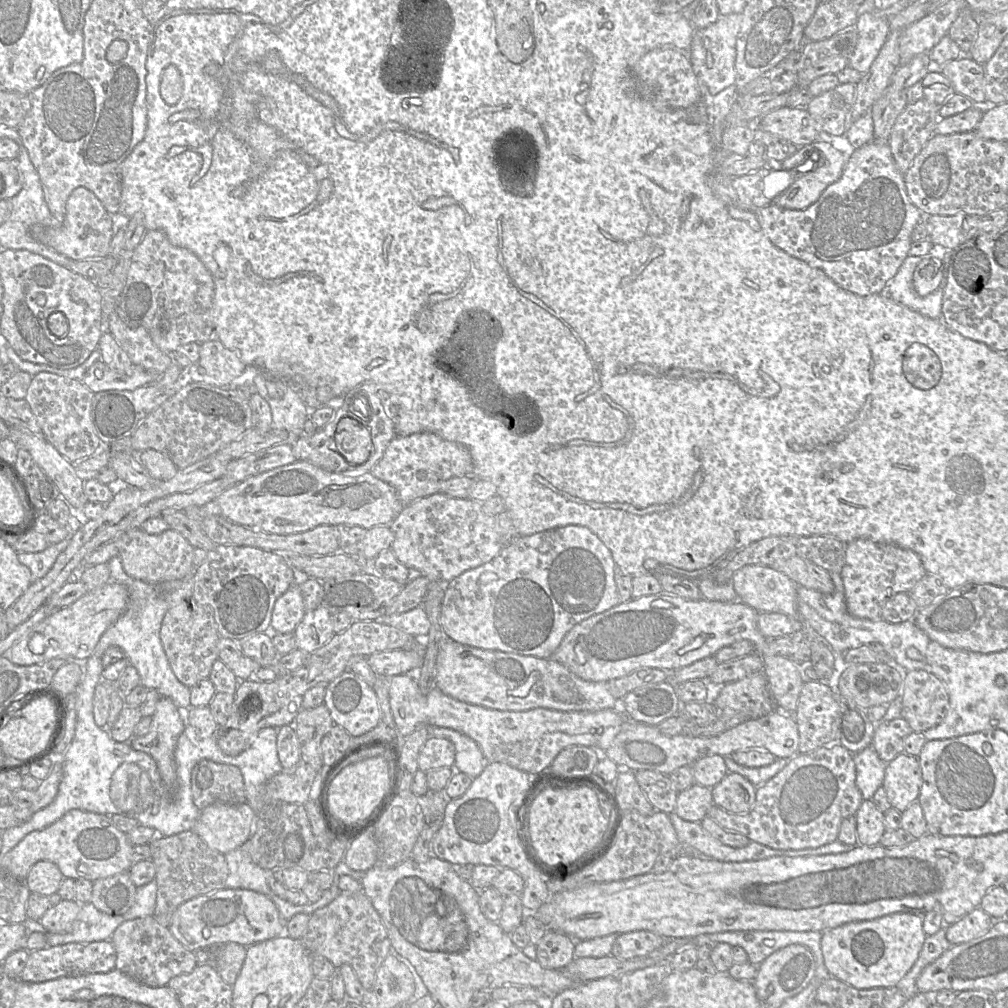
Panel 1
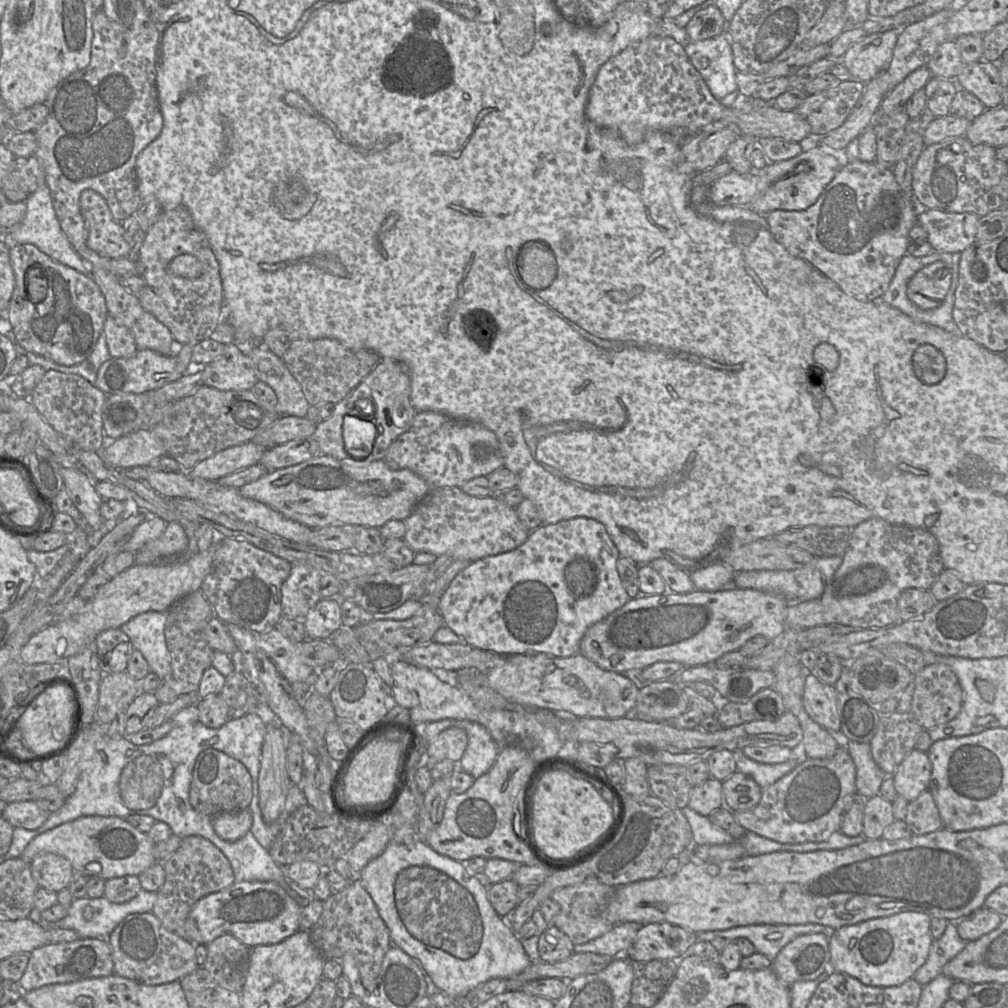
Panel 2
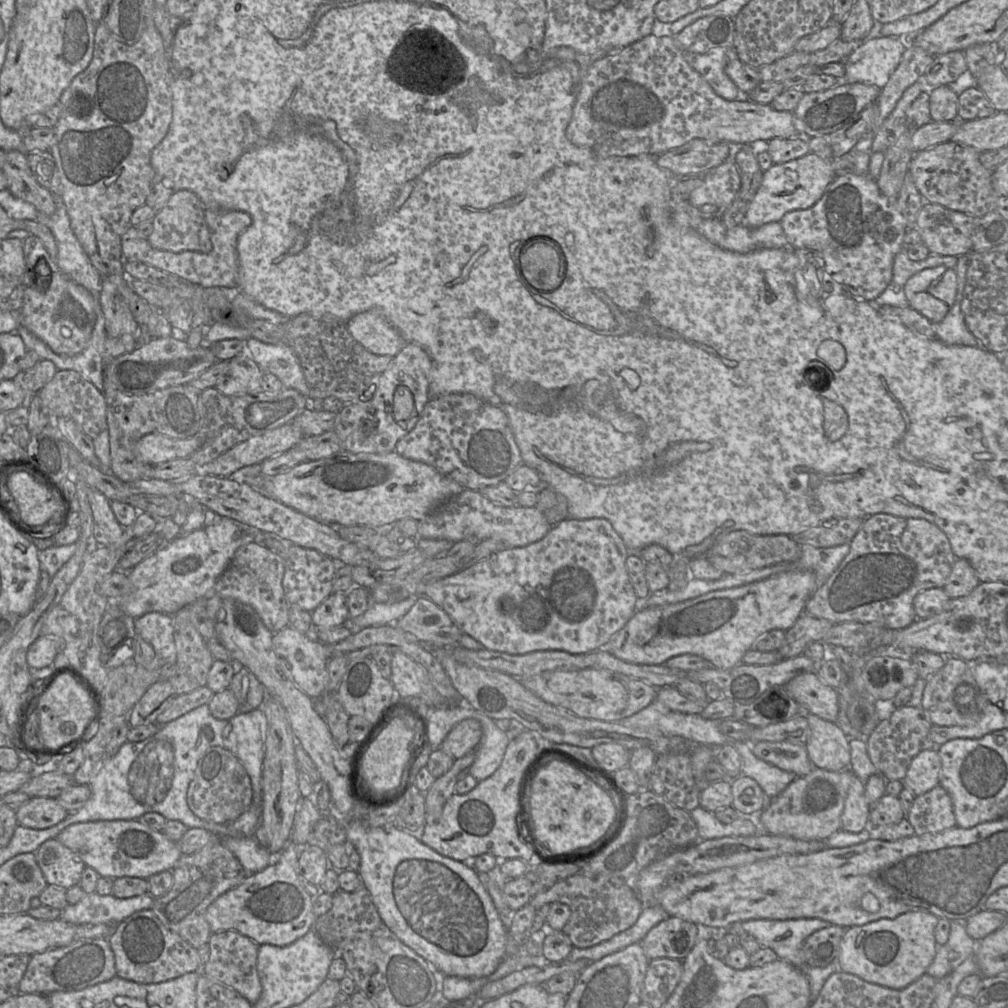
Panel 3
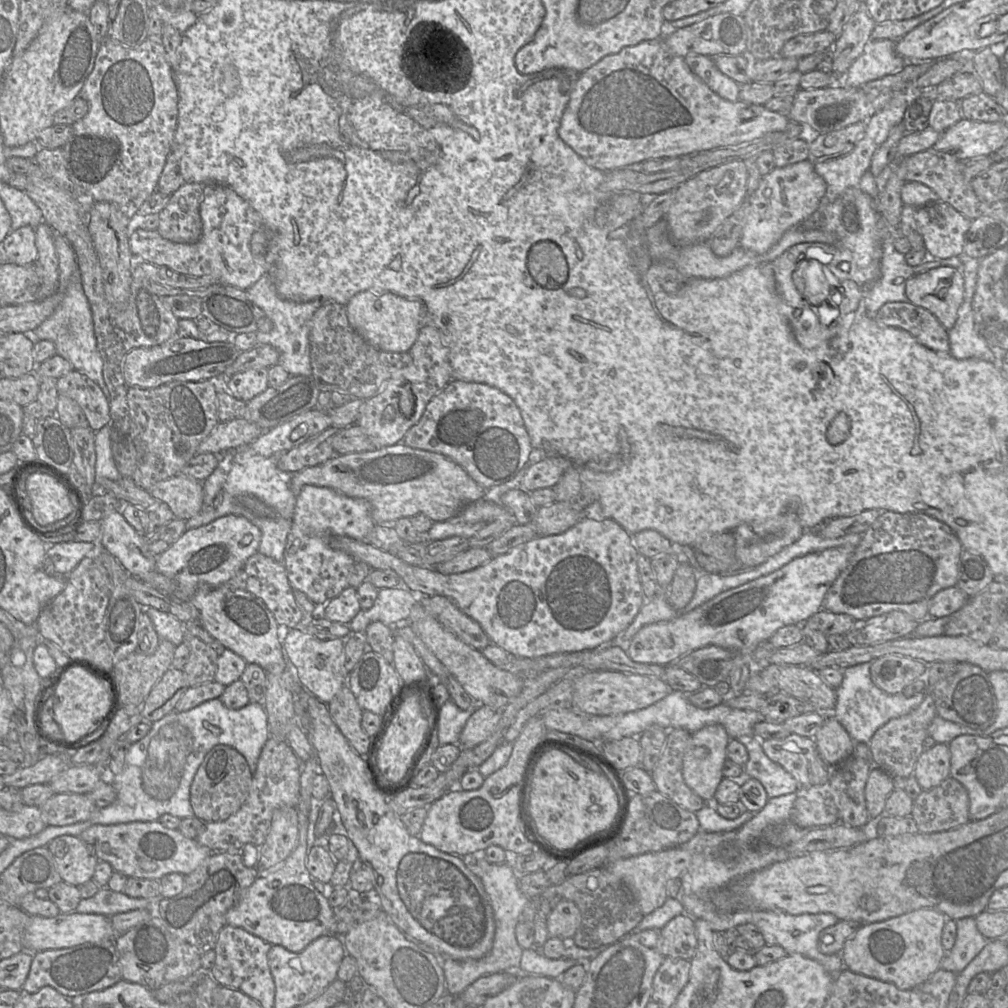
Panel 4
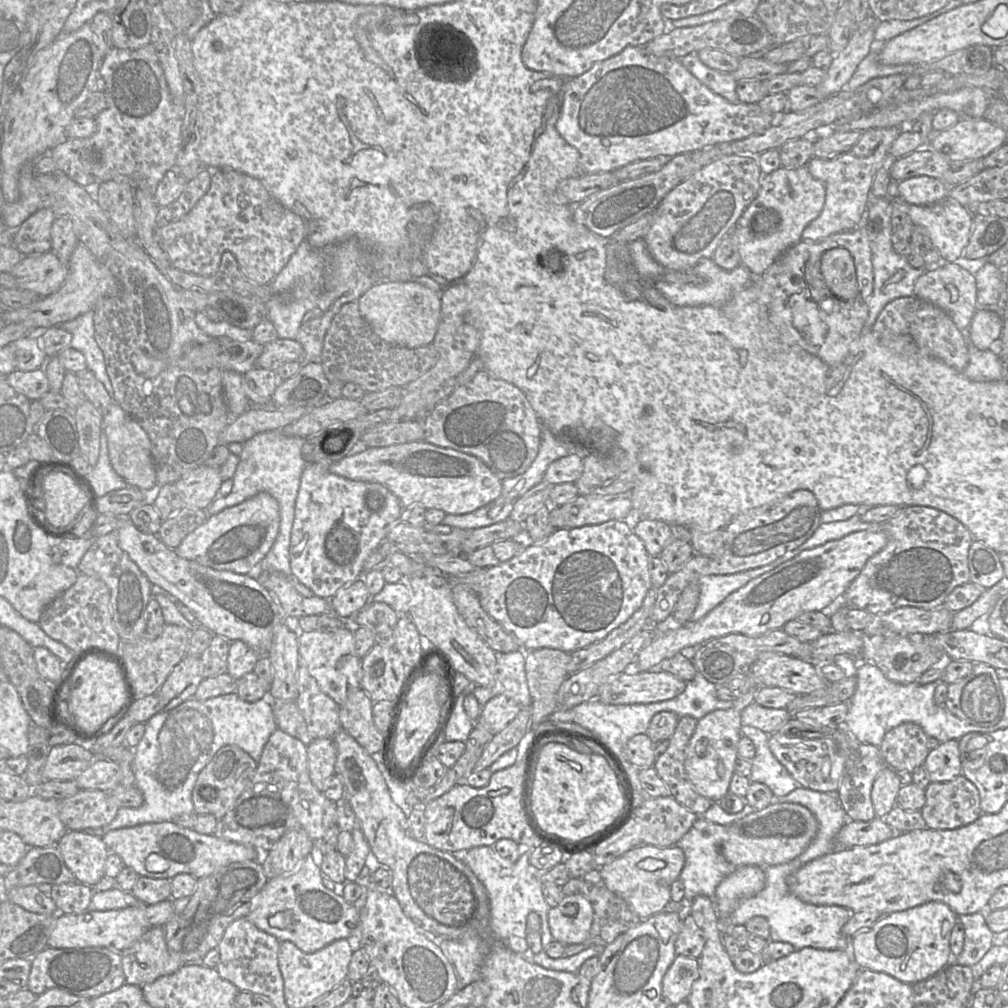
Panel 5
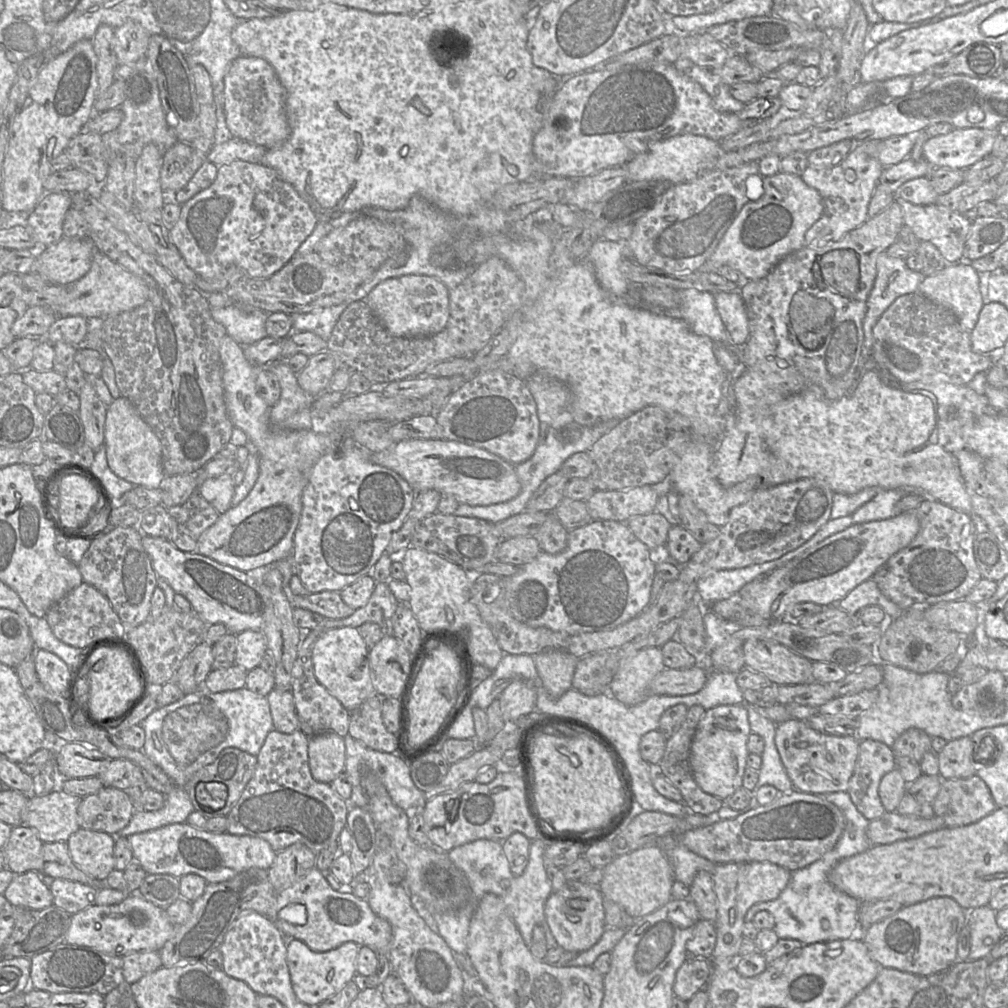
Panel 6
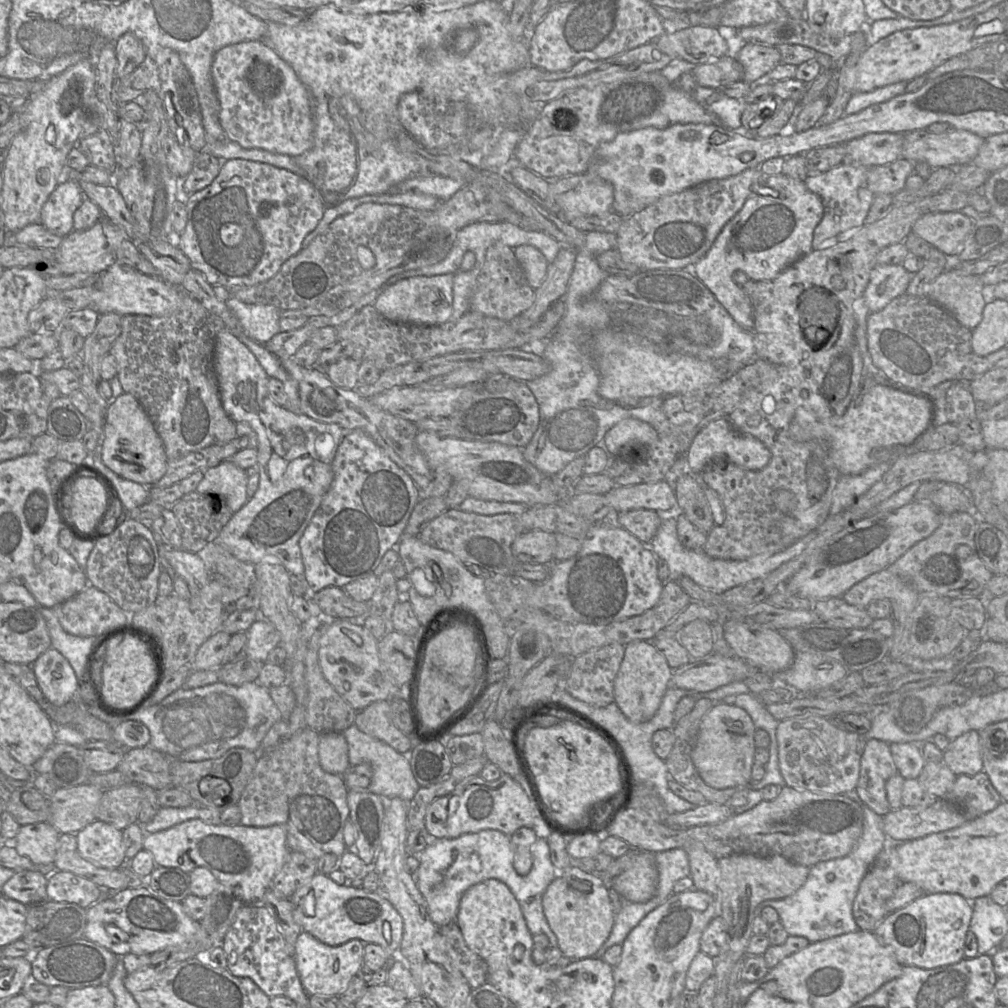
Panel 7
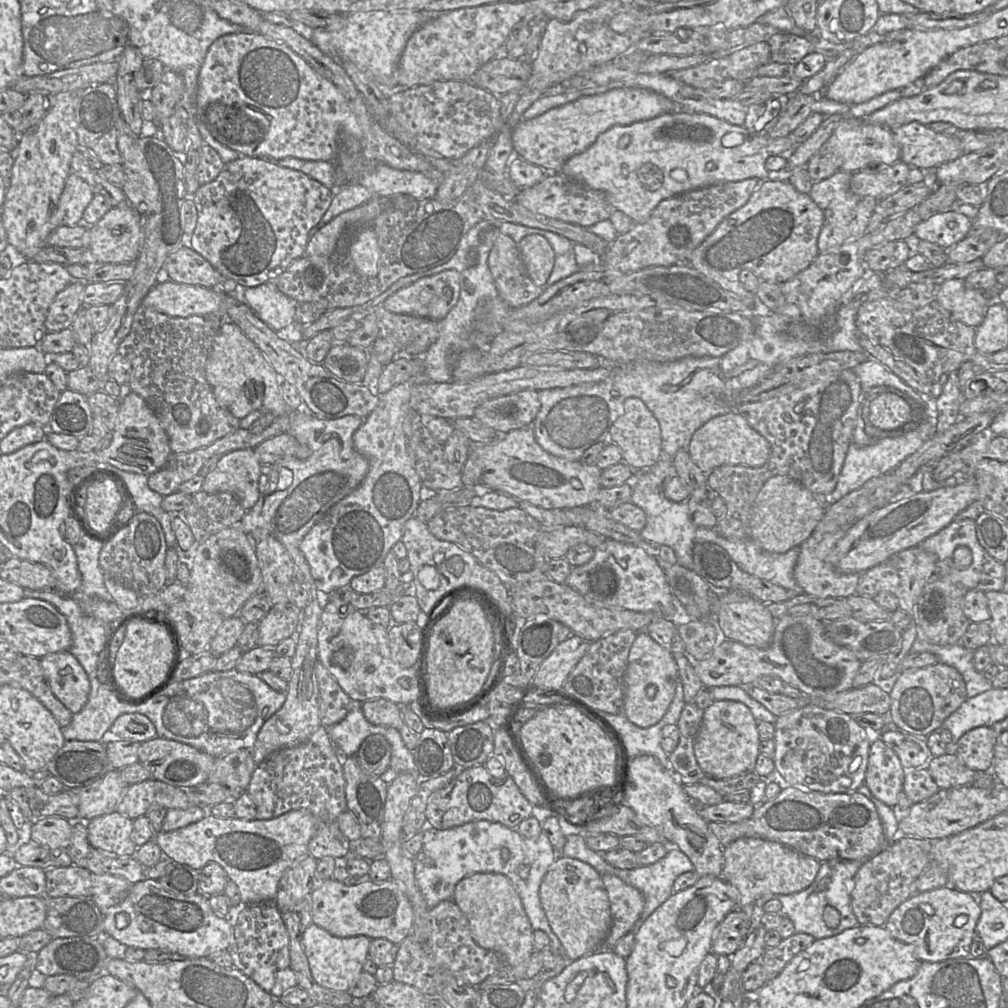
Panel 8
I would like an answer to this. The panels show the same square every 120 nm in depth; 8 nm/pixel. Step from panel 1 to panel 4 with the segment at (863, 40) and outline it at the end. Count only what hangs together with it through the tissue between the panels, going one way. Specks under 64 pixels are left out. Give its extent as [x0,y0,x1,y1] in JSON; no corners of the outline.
[834,39,908,87]

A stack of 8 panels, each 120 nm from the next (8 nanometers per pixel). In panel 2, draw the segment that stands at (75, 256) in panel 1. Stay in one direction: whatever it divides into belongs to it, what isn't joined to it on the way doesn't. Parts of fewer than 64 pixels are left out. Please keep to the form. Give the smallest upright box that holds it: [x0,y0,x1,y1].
[79,189,129,259]

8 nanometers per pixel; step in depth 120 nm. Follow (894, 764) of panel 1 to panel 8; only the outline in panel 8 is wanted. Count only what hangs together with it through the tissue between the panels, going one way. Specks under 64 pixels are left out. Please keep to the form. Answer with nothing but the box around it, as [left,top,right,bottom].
[956,727,996,772]

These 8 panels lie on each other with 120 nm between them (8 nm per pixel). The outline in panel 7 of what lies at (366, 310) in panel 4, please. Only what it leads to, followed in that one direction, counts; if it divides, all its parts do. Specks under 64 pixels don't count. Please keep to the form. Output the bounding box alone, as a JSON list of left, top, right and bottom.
[373,273,453,326]

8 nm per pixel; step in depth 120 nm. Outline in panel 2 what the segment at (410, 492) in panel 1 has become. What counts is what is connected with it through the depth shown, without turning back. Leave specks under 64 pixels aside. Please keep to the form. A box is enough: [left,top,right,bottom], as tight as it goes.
[383,411,504,490]

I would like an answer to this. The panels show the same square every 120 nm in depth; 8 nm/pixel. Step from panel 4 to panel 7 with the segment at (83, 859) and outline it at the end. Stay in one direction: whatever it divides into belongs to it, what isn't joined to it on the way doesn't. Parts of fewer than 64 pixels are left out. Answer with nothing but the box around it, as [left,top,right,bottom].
[77,820,129,869]

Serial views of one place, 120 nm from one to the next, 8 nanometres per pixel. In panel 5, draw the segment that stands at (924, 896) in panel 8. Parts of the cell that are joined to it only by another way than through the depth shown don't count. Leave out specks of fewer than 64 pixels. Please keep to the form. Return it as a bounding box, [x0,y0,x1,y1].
[852,901,958,983]

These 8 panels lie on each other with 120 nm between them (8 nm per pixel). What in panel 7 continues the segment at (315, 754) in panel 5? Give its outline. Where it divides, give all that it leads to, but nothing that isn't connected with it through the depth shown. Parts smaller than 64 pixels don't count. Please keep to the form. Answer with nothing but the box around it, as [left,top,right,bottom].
[318,732,350,776]

